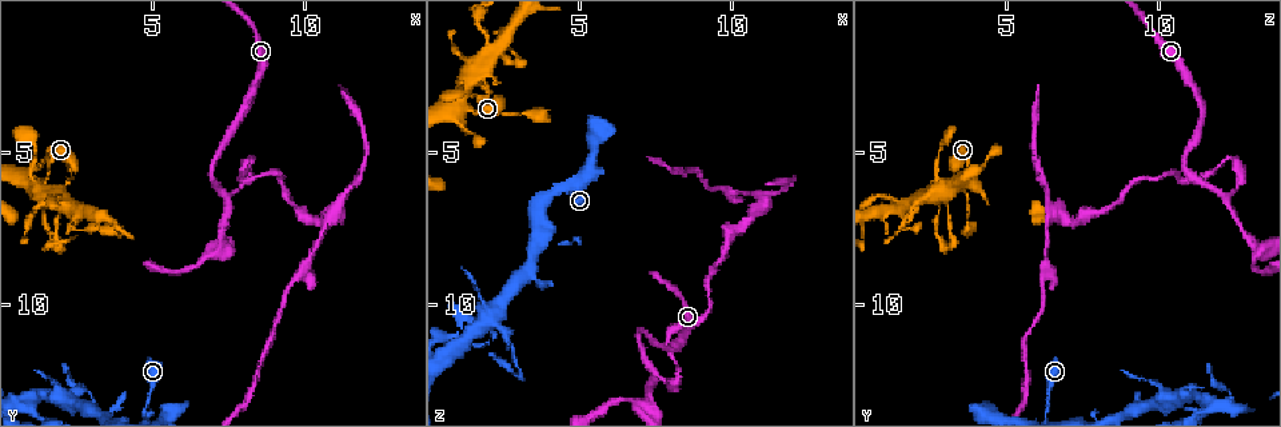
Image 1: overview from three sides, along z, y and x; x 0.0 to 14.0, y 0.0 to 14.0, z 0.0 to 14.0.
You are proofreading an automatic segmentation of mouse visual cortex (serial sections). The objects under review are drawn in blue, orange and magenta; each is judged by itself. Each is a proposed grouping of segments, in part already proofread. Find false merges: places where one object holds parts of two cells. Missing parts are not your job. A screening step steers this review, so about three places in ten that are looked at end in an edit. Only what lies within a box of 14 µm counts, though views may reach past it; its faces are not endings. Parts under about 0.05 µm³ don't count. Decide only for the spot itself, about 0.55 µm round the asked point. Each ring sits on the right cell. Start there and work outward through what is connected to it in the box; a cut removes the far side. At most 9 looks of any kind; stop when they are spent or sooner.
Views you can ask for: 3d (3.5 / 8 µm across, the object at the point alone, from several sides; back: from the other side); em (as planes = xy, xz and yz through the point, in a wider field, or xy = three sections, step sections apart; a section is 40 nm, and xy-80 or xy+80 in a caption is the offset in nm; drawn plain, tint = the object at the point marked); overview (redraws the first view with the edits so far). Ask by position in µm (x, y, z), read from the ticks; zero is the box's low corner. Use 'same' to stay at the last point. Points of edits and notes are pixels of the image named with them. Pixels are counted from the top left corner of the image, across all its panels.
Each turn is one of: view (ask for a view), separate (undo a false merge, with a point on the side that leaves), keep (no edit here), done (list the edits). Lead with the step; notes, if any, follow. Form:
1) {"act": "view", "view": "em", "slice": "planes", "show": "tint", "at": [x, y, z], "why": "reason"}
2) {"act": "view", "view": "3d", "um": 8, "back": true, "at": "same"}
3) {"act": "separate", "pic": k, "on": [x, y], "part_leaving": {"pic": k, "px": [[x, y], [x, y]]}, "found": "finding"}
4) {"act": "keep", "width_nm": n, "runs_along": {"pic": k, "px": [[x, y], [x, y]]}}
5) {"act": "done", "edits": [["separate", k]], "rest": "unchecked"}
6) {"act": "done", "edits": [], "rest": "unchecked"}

{"act": "view", "view": "3d", "um": 3.5, "at": [2.3, 13.3, 10.6], "why": "three arms meet"}

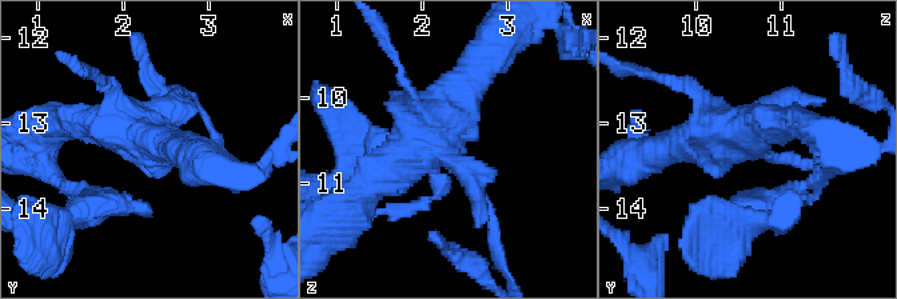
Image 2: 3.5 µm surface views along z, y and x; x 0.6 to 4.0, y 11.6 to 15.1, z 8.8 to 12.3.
{"act": "view", "view": "em", "slice": "xy", "step": 1, "show": "tint", "at": [2.20, 13.25, 10.55]}

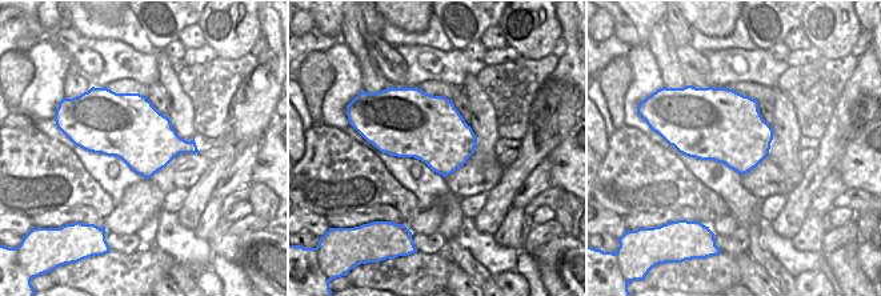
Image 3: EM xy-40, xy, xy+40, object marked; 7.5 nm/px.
{"act": "view", "view": "em", "slice": "xy", "step": 2, "show": "tint", "at": "same"}

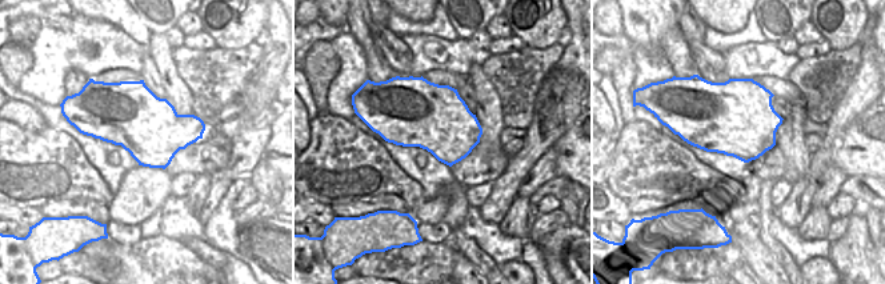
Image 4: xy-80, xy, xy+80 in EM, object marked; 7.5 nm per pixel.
{"act": "separate", "pic": 2, "on": [493, 224], "found": "a second cell is stuck on"}

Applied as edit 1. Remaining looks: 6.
{"act": "view", "view": "overview"}

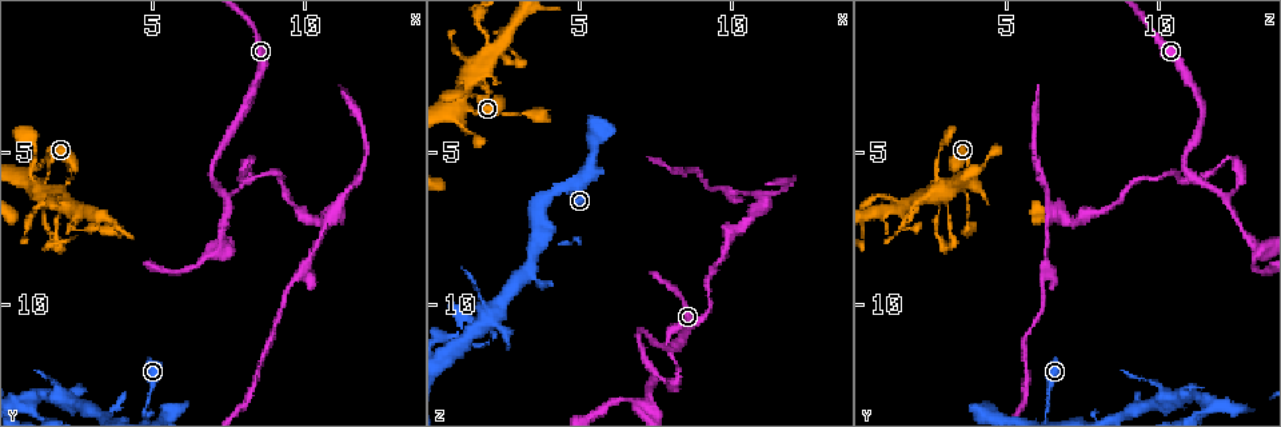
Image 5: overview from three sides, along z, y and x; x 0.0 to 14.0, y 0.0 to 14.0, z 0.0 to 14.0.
{"act": "view", "view": "3d", "um": 3.5, "at": [7.1, 8.3, 13.3], "why": "arms part here"}

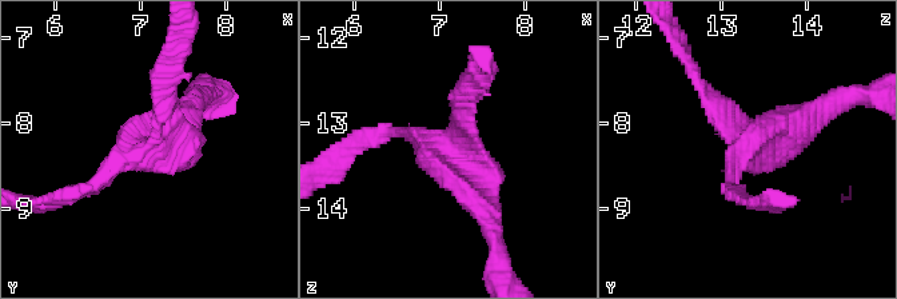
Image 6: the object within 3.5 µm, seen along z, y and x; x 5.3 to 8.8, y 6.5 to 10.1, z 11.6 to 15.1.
{"act": "view", "view": "em", "slice": "planes", "show": "tint", "at": [7.20, 8.30, 13.30], "arms": 3, "arm_widths_nm": [150, 200, 350]}

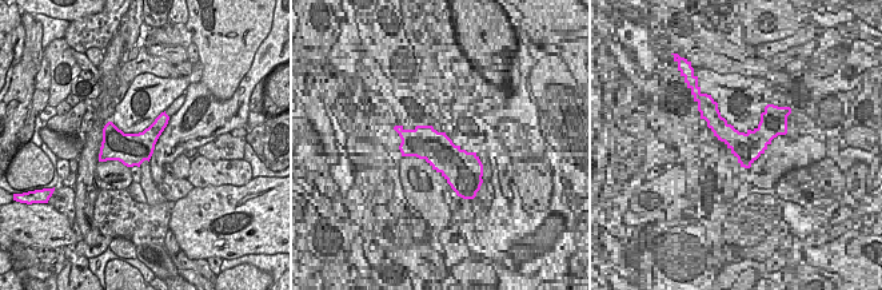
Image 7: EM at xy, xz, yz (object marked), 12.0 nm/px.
{"act": "keep", "width_nm": 380, "runs_along": {"pic": 6, "px": [[168, 78], [159, 143], [82, 188]]}, "found": "continuous, no second cell"}

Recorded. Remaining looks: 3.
{"act": "view", "view": "3d", "um": 3.5, "at": [8.3, 5.2, 12.4], "why": "sharp bend"}

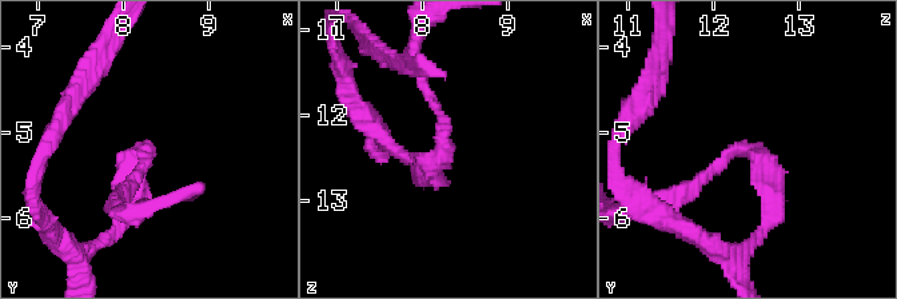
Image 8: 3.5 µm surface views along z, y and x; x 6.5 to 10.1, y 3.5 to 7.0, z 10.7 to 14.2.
{"act": "view", "view": "em", "slice": "xy", "step": 1, "show": "tint", "at": [8.25, 5.20, 12.35]}

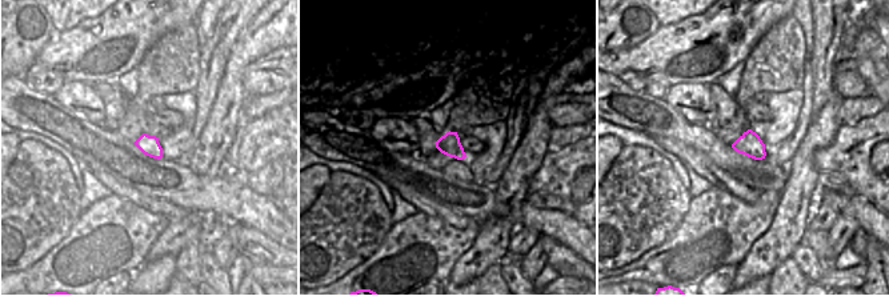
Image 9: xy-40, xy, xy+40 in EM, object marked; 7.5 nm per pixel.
{"act": "view", "view": "em", "slice": "planes", "show": "tint", "at": "same"}

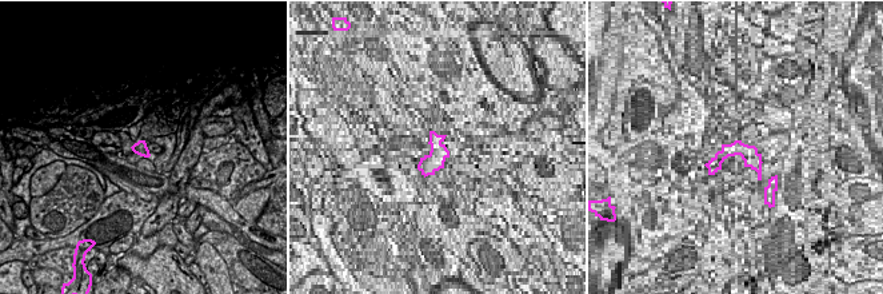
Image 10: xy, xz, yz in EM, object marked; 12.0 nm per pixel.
{"act": "keep", "runs_along": {"pic": 8, "px": [[769, 219], [749, 150], [681, 191]]}, "found": "one cell here"}

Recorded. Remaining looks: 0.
{"act": "done", "edits": [["separate", 2]], "rest": "unchecked"}

